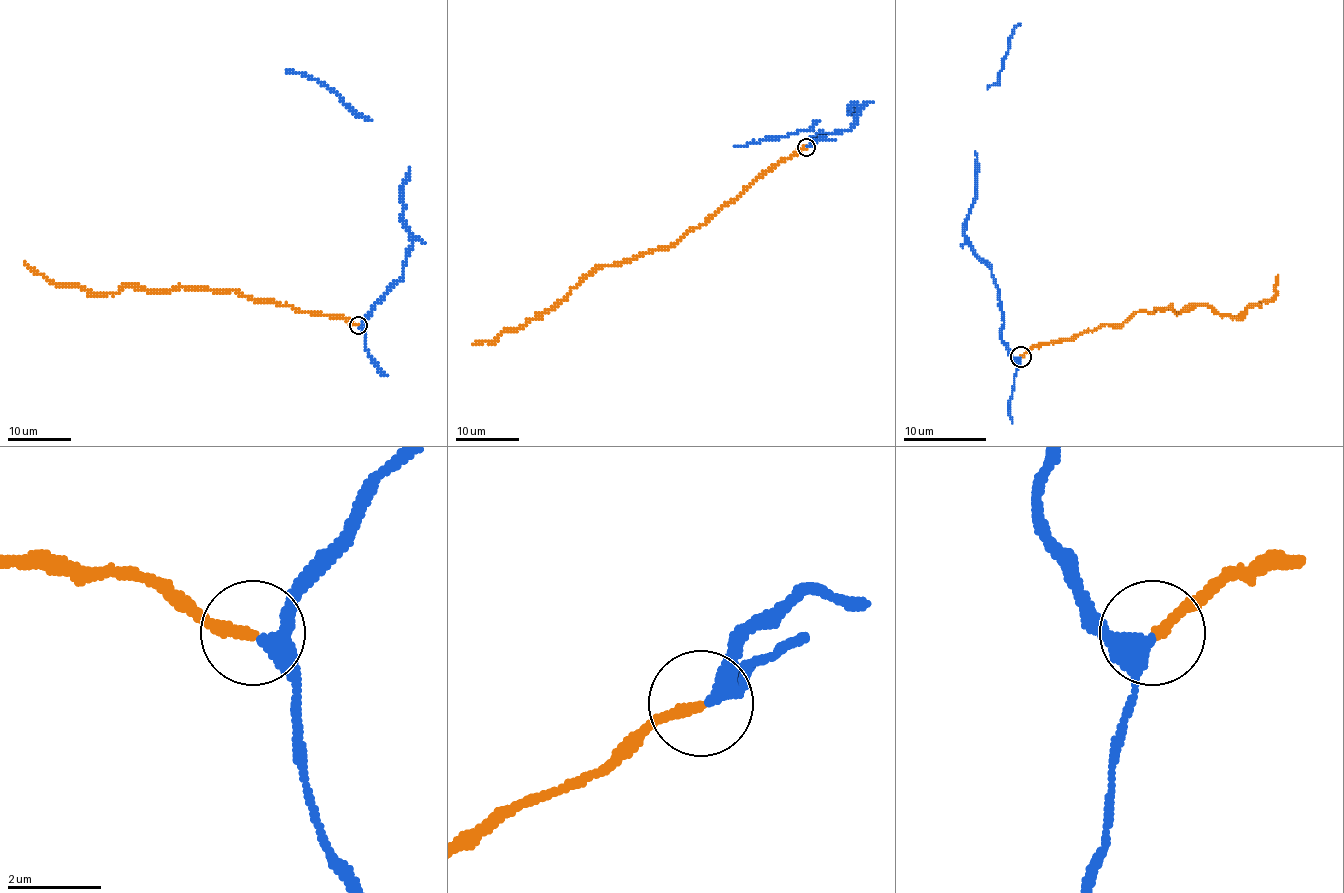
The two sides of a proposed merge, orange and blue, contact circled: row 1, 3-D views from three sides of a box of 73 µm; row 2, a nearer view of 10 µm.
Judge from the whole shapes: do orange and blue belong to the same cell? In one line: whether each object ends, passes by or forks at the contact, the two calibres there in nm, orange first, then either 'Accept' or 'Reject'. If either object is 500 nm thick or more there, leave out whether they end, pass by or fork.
At the ring orange ends. At the ring blue passes by. Thickness 240 nm (orange) against 320 nm. Accept

